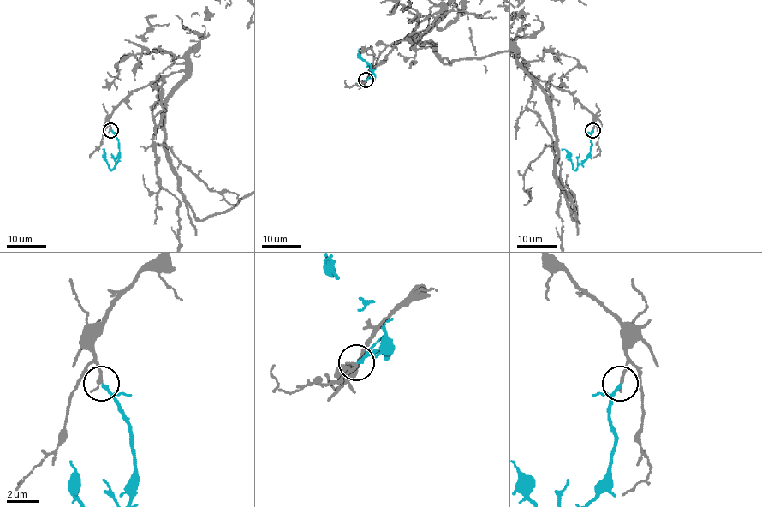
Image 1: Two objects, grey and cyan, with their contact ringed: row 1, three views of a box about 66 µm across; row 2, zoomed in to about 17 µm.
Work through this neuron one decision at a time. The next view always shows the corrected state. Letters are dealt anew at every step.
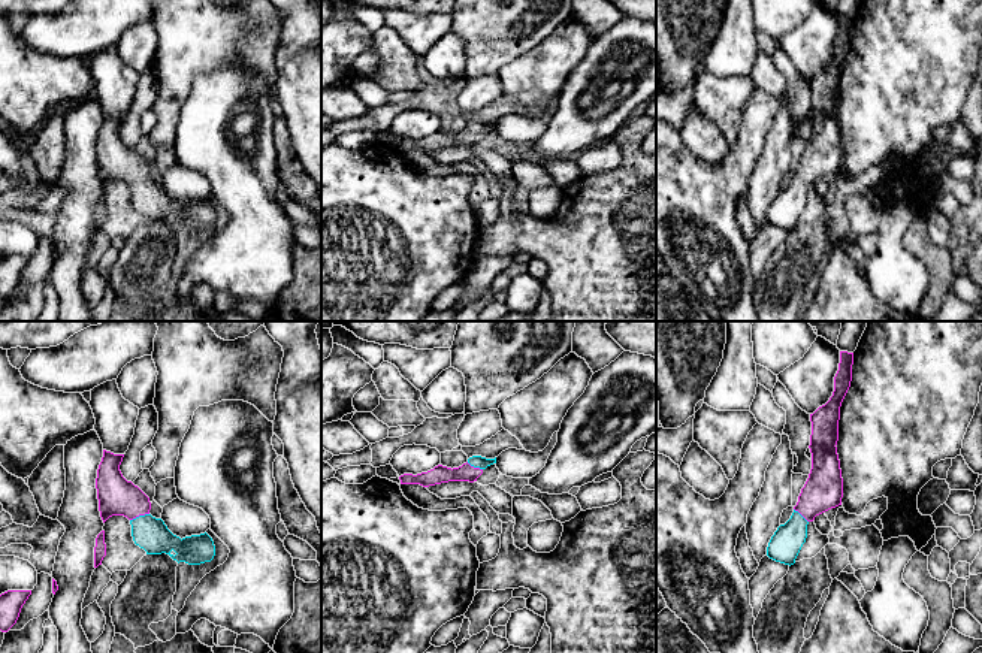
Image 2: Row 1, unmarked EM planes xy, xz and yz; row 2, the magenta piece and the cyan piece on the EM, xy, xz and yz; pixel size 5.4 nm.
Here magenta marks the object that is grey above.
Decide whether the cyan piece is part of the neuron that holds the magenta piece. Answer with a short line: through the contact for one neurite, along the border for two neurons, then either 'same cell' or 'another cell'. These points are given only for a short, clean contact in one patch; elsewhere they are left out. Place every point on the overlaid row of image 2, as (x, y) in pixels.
line xy (117, 496), (123, 498), (139, 514), (144, 526), (151, 534); same cell

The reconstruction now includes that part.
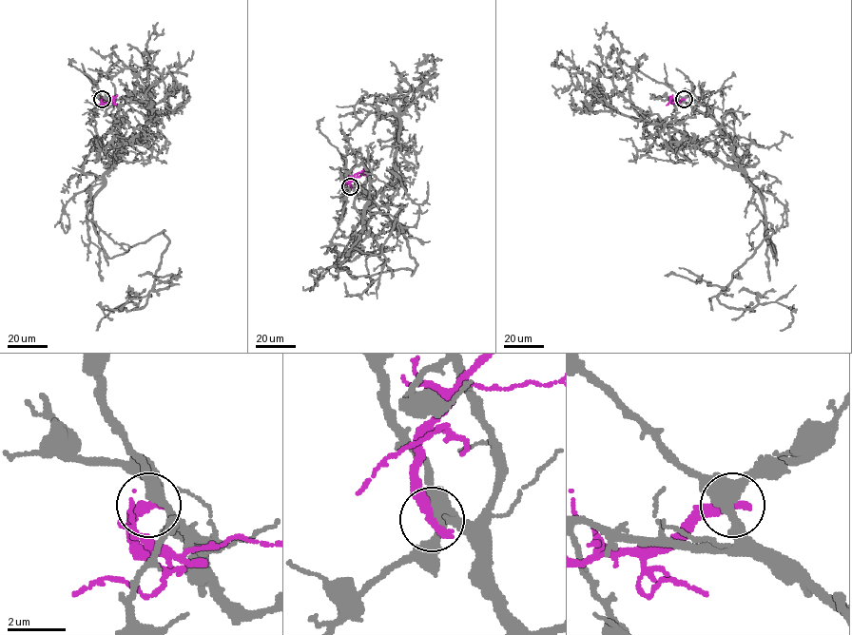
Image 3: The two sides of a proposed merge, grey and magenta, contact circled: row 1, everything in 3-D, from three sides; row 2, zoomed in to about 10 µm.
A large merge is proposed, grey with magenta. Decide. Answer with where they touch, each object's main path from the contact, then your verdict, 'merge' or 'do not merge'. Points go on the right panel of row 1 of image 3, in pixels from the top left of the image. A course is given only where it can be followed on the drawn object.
(684, 99) | grey via (684, 99), (731, 139), (773, 258), (772, 231), (717, 299), (781, 303), (793, 320), (780, 330) | magenta via (684, 99), (671, 103), (669, 100), (666, 105) | do not merge

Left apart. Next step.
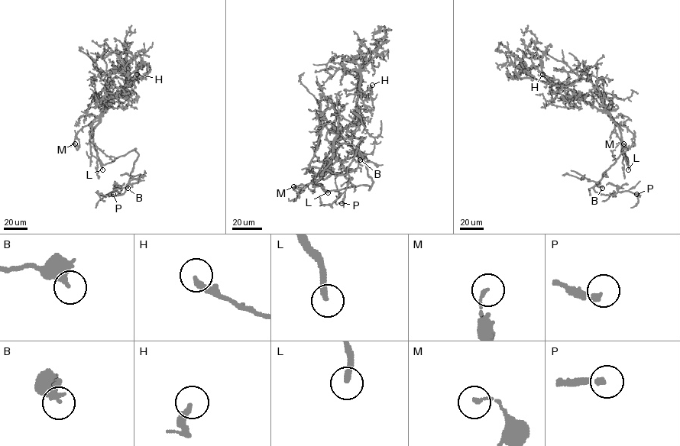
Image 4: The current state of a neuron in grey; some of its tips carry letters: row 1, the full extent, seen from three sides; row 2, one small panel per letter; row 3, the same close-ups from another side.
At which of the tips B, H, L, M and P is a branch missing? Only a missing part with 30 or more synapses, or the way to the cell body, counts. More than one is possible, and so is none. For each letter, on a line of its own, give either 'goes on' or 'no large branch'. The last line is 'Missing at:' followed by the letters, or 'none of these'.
B: no large branch
H: no large branch
L: goes on
M: no large branch
P: goes on
Missing at: L, P

